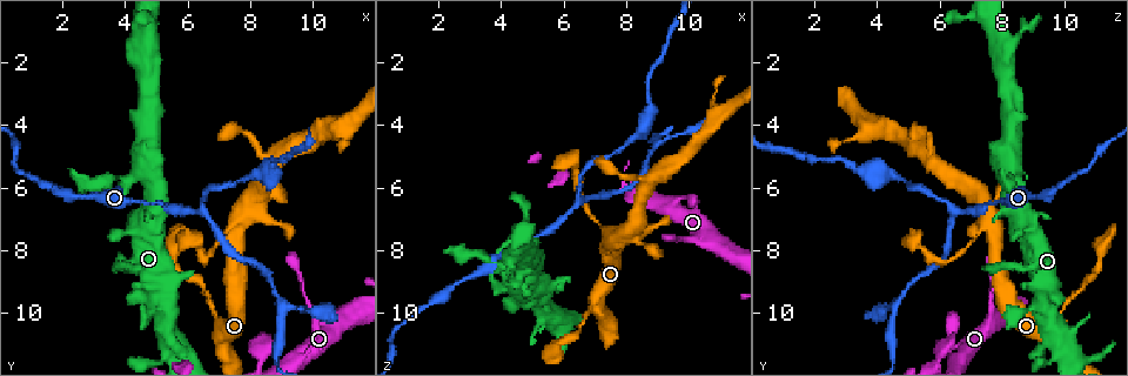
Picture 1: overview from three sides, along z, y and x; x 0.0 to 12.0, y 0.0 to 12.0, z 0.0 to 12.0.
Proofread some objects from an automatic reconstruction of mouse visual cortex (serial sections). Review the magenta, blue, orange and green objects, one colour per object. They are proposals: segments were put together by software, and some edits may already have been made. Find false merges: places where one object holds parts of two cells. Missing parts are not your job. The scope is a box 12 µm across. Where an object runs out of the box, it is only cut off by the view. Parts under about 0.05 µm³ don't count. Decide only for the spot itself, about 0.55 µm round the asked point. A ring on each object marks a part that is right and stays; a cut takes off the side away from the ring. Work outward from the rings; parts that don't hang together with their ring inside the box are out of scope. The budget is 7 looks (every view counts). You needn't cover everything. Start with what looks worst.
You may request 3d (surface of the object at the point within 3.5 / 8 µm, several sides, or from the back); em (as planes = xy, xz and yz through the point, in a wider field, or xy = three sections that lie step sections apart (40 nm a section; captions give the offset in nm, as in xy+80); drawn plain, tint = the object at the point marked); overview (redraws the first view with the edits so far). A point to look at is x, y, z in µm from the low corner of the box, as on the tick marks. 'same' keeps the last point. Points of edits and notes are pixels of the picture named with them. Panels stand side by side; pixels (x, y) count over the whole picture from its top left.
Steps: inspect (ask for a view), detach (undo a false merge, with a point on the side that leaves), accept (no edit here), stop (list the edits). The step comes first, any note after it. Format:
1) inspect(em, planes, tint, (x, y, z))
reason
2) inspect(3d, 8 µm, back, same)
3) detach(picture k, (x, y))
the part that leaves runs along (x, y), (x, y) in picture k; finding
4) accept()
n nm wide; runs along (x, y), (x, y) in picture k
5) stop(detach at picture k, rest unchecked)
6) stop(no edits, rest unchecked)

inspect(3d, 3.5 µm, (8.3, 11.4, 6.0))
abrupt turn

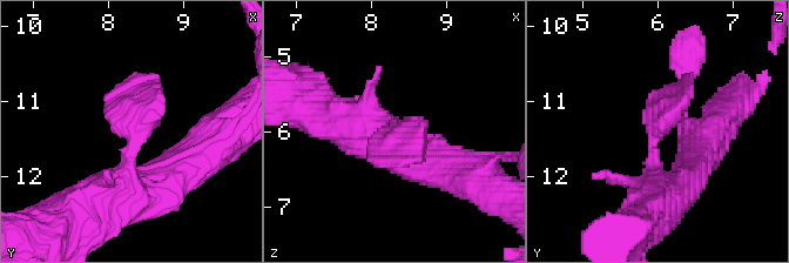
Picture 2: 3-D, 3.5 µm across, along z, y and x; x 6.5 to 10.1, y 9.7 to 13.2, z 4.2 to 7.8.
inspect(em, xy, step 1, tint, (8.35, 11.35, 5.95))

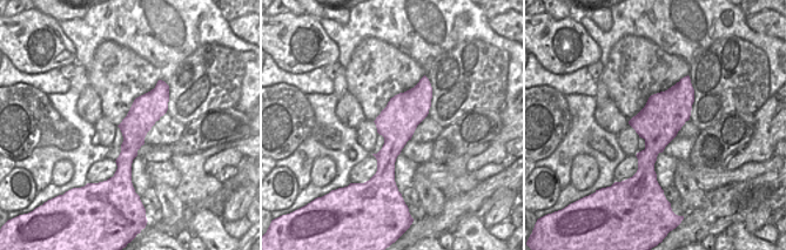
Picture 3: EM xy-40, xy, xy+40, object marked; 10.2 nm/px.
accept()
runs along (136, 174), (126, 163), (152, 76) in picture 2; all the same cell

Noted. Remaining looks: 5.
inspect(3d, 3.5 µm, (9.0, 9.7, 4.5))
thin neck

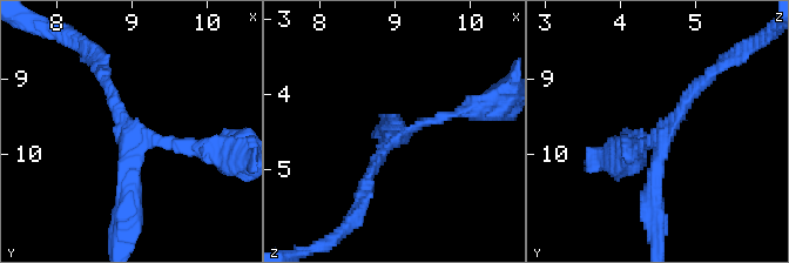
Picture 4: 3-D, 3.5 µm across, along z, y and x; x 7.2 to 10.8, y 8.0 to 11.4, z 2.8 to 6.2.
inspect(em, planes, tint, (9.00, 9.75, 4.60))
3 arms; arms of 100, 150, 250 nm

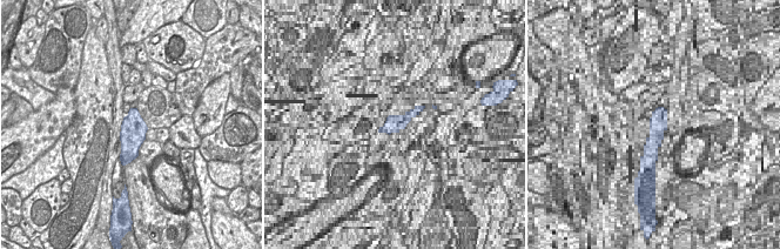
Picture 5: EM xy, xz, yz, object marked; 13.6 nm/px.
accept()
runs along (106, 79), (132, 136), (200, 150) in picture 4; continuous, no second cell

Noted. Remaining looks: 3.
inspect(3d, 3.5 µm, (8.6, 5.5, 4.1))
sudden change in width

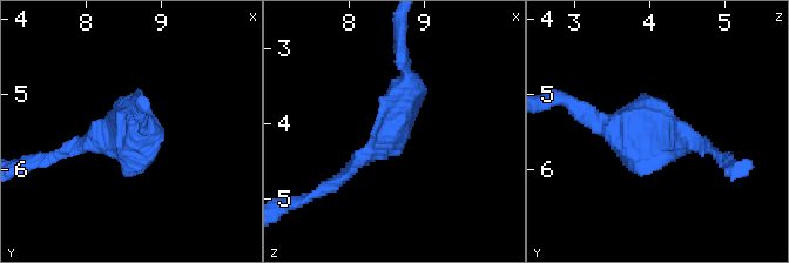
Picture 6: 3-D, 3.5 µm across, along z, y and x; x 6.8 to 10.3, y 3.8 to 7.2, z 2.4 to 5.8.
inspect(em, xy, step 3, tint, (8.60, 5.40, 4.05))
need the tissue

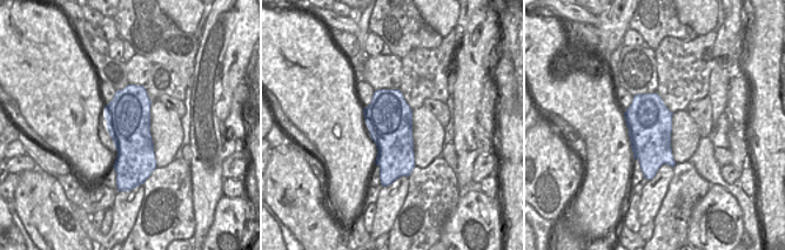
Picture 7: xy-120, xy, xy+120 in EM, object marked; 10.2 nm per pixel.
accept()
runs along (341, 176), (396, 132), (403, 56) in picture 6; all the same cell

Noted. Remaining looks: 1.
stop(no edits, rest unchecked)

